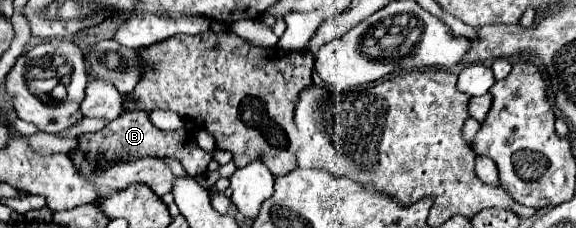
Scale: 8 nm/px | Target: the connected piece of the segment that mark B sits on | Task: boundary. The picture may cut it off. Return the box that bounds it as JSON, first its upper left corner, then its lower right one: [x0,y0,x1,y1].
[67,111,211,175]

